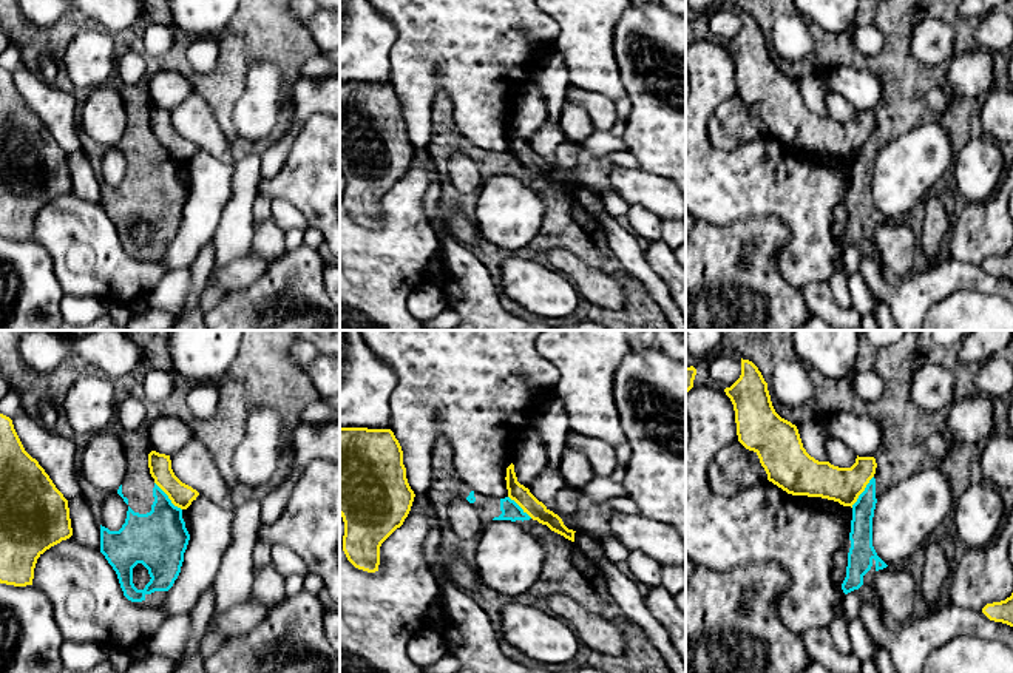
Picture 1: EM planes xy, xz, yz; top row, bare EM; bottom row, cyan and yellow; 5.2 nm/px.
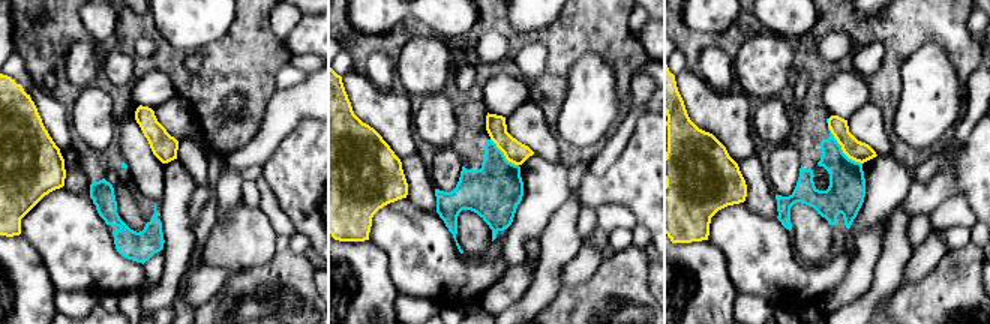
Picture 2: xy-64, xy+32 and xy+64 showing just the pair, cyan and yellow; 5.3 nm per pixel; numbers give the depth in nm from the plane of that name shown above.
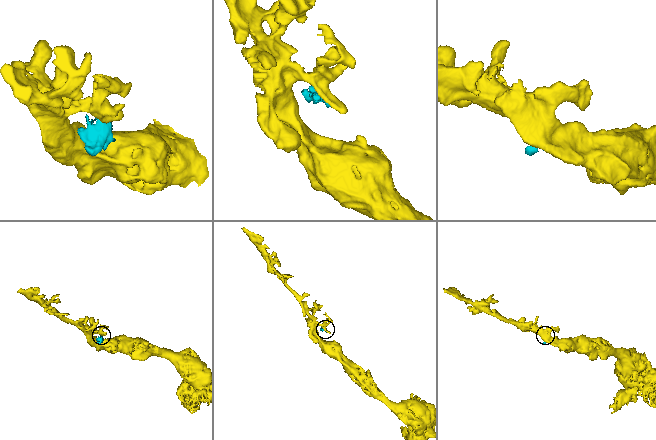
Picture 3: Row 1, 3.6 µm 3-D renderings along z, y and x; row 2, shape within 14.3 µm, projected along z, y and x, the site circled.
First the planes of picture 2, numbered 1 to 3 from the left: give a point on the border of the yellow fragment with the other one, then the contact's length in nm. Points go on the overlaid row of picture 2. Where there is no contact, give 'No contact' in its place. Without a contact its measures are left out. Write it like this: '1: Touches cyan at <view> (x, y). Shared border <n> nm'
1: No contact
2: Touches cyan at xy+32 (503, 155). Shared border 220 nm
3: Touches cyan at xy+64 (840, 149). Shared border 280 nm

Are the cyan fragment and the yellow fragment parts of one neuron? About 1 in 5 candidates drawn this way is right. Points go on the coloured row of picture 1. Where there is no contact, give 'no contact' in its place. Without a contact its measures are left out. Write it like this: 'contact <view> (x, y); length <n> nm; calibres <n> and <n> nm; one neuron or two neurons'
contact yz (863, 491); length 200 nm; calibres 120 and 190 nm; two neurons

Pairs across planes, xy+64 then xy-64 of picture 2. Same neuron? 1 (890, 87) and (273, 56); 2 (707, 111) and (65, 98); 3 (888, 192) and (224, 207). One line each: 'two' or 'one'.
1: one
2: two
3: two

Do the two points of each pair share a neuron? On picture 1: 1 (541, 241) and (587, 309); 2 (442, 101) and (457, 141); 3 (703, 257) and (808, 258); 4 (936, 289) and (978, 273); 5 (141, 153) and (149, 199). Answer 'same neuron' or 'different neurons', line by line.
1: same neuron
2: same neuron
3: different neurons
4: same neuron
5: same neuron

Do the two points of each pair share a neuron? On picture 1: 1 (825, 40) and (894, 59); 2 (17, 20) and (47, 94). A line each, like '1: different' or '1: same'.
1: same
2: different

